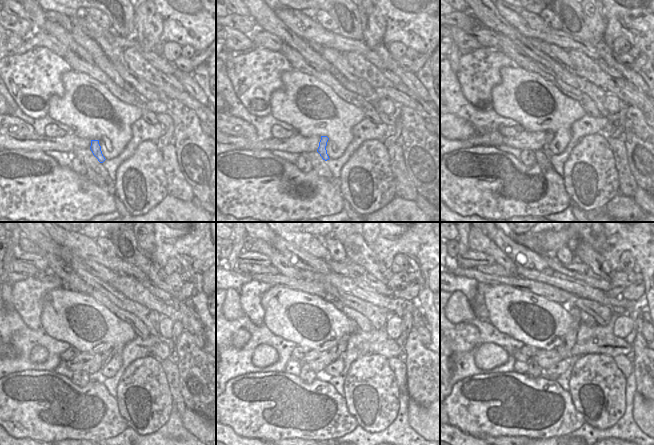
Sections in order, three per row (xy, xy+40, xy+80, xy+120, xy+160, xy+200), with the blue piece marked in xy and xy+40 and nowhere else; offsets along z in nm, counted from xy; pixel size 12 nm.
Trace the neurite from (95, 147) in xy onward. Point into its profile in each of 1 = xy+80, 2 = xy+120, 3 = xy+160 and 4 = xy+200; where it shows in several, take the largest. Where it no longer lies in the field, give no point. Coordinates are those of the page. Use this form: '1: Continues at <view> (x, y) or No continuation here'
1: Continues at xy+80 (546, 150)
2: Continues at xy+120 (106, 356)
3: Continues at xy+160 (337, 351)
4: Continues at xy+200 (564, 348).

